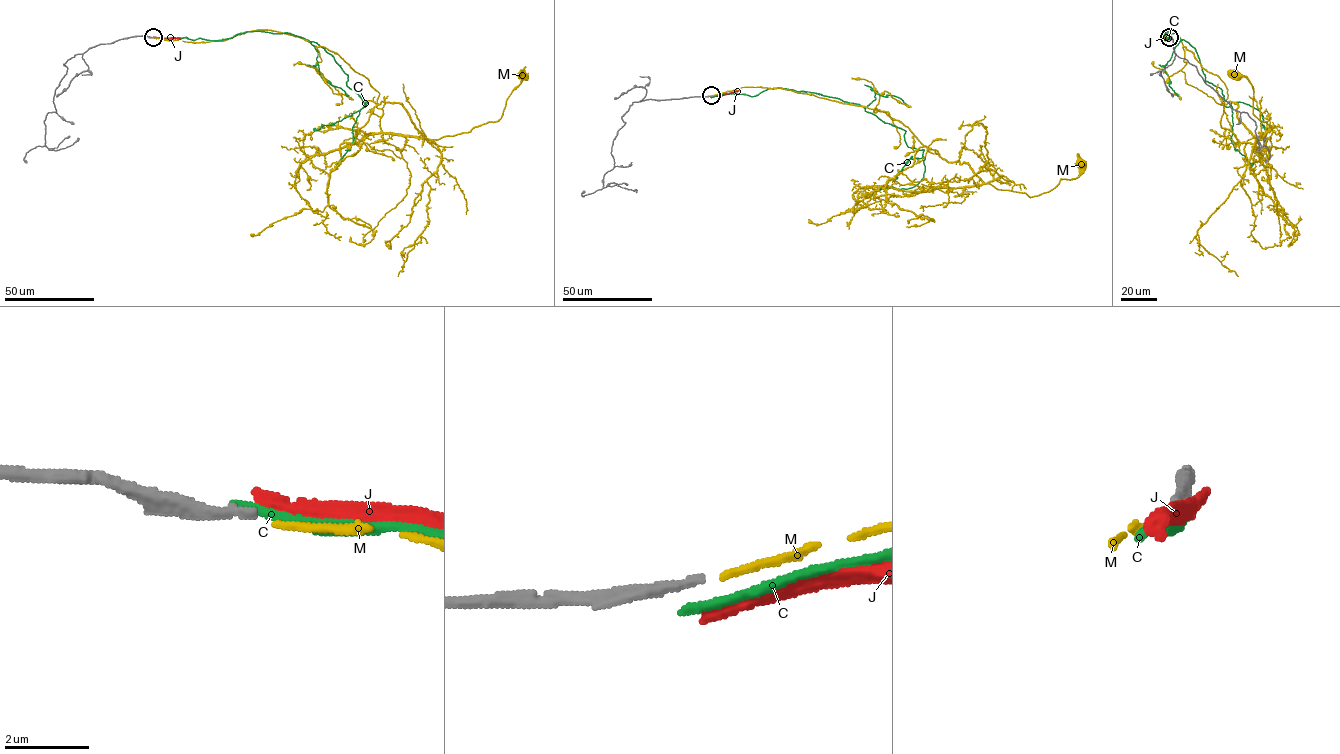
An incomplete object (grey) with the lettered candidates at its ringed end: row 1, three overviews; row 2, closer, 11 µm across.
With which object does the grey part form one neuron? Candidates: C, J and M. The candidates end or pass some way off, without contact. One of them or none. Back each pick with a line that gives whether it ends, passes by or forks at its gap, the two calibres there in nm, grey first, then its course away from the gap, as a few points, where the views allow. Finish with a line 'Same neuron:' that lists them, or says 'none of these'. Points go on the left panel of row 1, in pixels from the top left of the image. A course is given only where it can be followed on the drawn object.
M: it ends | 200/170 nm | via (154, 38), (270, 29), (324, 46), (427, 138), (496, 122), (523, 74)
Same neuron: M

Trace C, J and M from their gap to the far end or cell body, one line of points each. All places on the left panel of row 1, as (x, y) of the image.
C: (153, 37), (221, 40), (263, 31), (317, 43), (348, 76), (346, 85), (365, 107), (367, 103), (314, 129)
J: (154, 37), (181, 39)
M: (154, 38), (270, 29), (324, 46), (427, 138), (496, 122), (523, 74)

